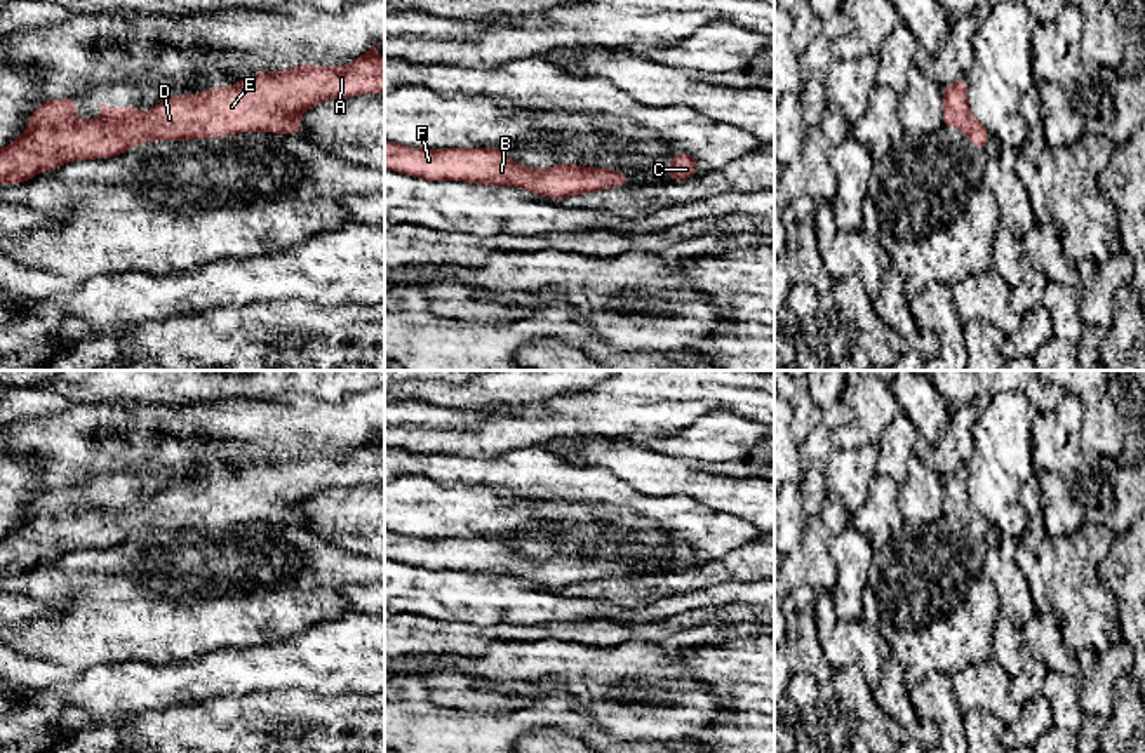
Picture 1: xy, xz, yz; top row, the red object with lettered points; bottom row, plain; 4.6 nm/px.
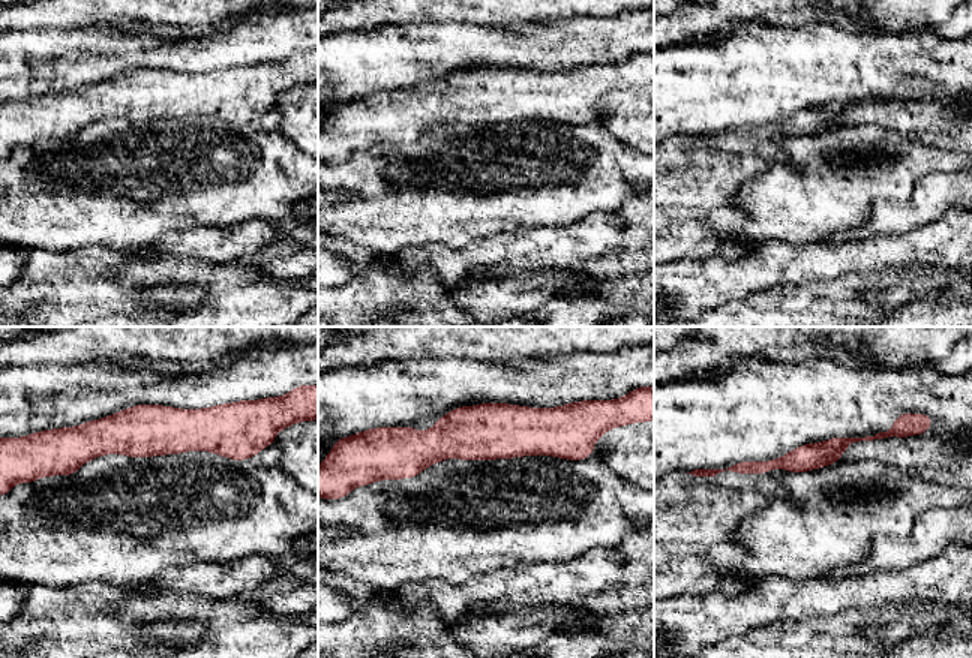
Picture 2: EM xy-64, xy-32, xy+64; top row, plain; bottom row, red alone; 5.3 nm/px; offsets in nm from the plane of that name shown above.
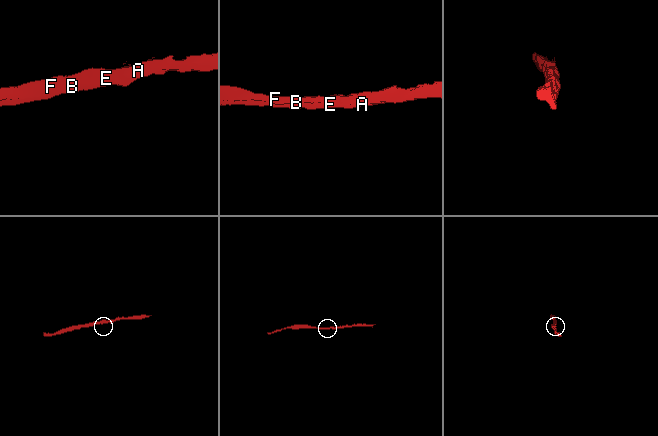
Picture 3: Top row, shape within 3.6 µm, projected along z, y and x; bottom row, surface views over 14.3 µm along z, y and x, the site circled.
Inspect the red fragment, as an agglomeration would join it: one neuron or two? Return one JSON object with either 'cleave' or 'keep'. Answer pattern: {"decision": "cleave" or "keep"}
{"decision": "keep"}

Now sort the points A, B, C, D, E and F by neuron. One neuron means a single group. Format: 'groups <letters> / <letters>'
groups A B C D E F

